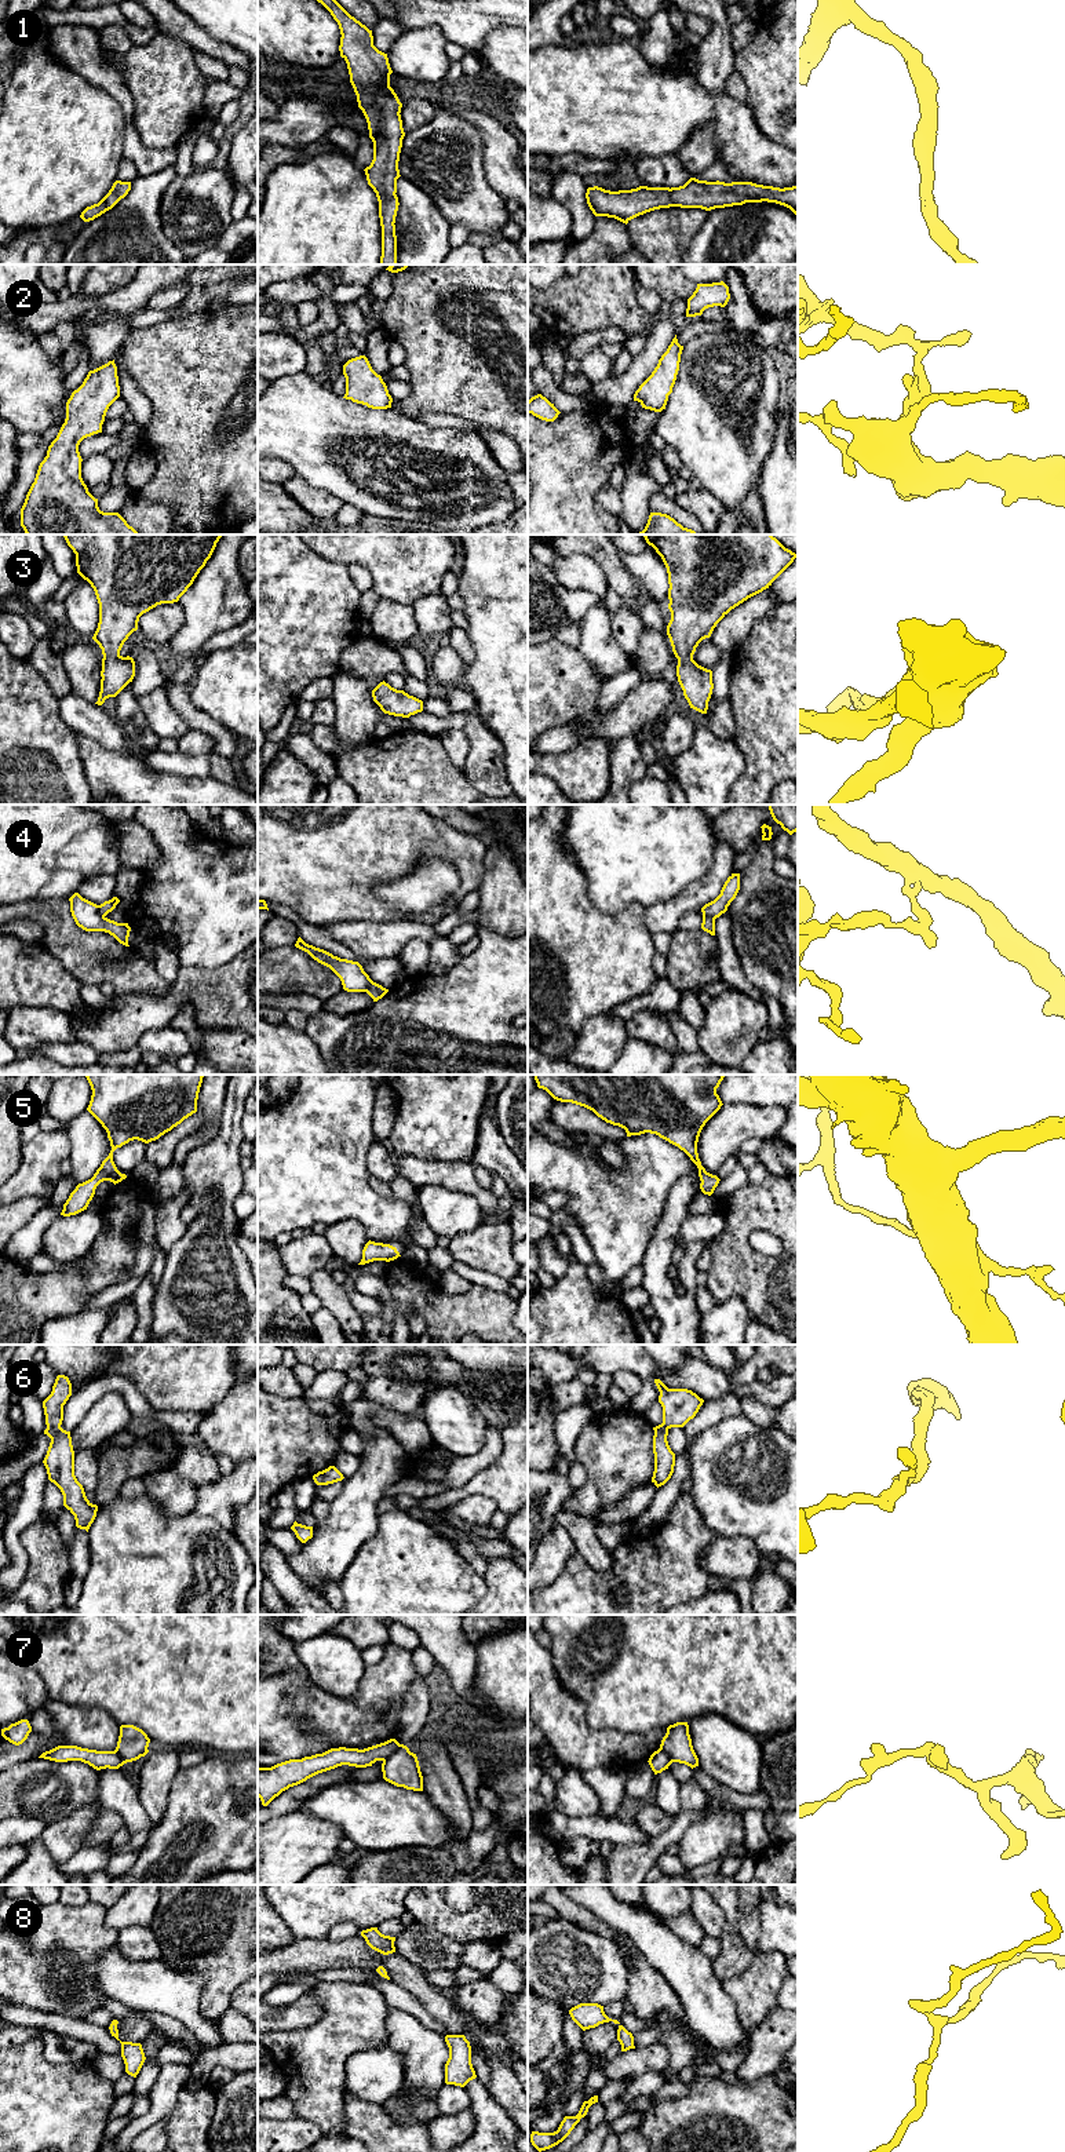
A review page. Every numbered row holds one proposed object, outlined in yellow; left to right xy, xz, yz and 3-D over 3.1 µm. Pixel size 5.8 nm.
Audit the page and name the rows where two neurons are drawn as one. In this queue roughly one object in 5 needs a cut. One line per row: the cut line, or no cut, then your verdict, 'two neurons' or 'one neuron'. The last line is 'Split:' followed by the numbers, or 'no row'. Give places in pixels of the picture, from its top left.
1: no cut | one neuron
2: no cut | one neuron
3: no cut | one neuron
4: xy (97, 905), (104, 916) | two neurons
5: no cut | one neuron
6: no cut | one neuron
7: xz (400, 1744), (383, 1761) | two neurons
8: no cut | one neuron
Split: 4, 7

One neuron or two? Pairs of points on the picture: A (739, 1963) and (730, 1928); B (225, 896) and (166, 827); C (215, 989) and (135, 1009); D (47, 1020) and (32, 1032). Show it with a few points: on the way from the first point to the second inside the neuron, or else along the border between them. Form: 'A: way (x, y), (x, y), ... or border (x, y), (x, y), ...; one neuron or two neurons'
A: way (733, 1955), (730, 1936); one neuron
B: way (208, 879), (179, 843); one neuron
C: way (196, 989), (183, 989), (166, 1007), (154, 1009); one neuron
D: way (43, 1024), (36, 1028); one neuron

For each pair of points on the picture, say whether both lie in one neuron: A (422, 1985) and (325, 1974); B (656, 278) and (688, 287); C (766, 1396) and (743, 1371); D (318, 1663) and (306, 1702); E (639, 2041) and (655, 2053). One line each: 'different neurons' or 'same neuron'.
A: different neurons
B: same neuron
C: different neurons
D: different neurons
E: different neurons

